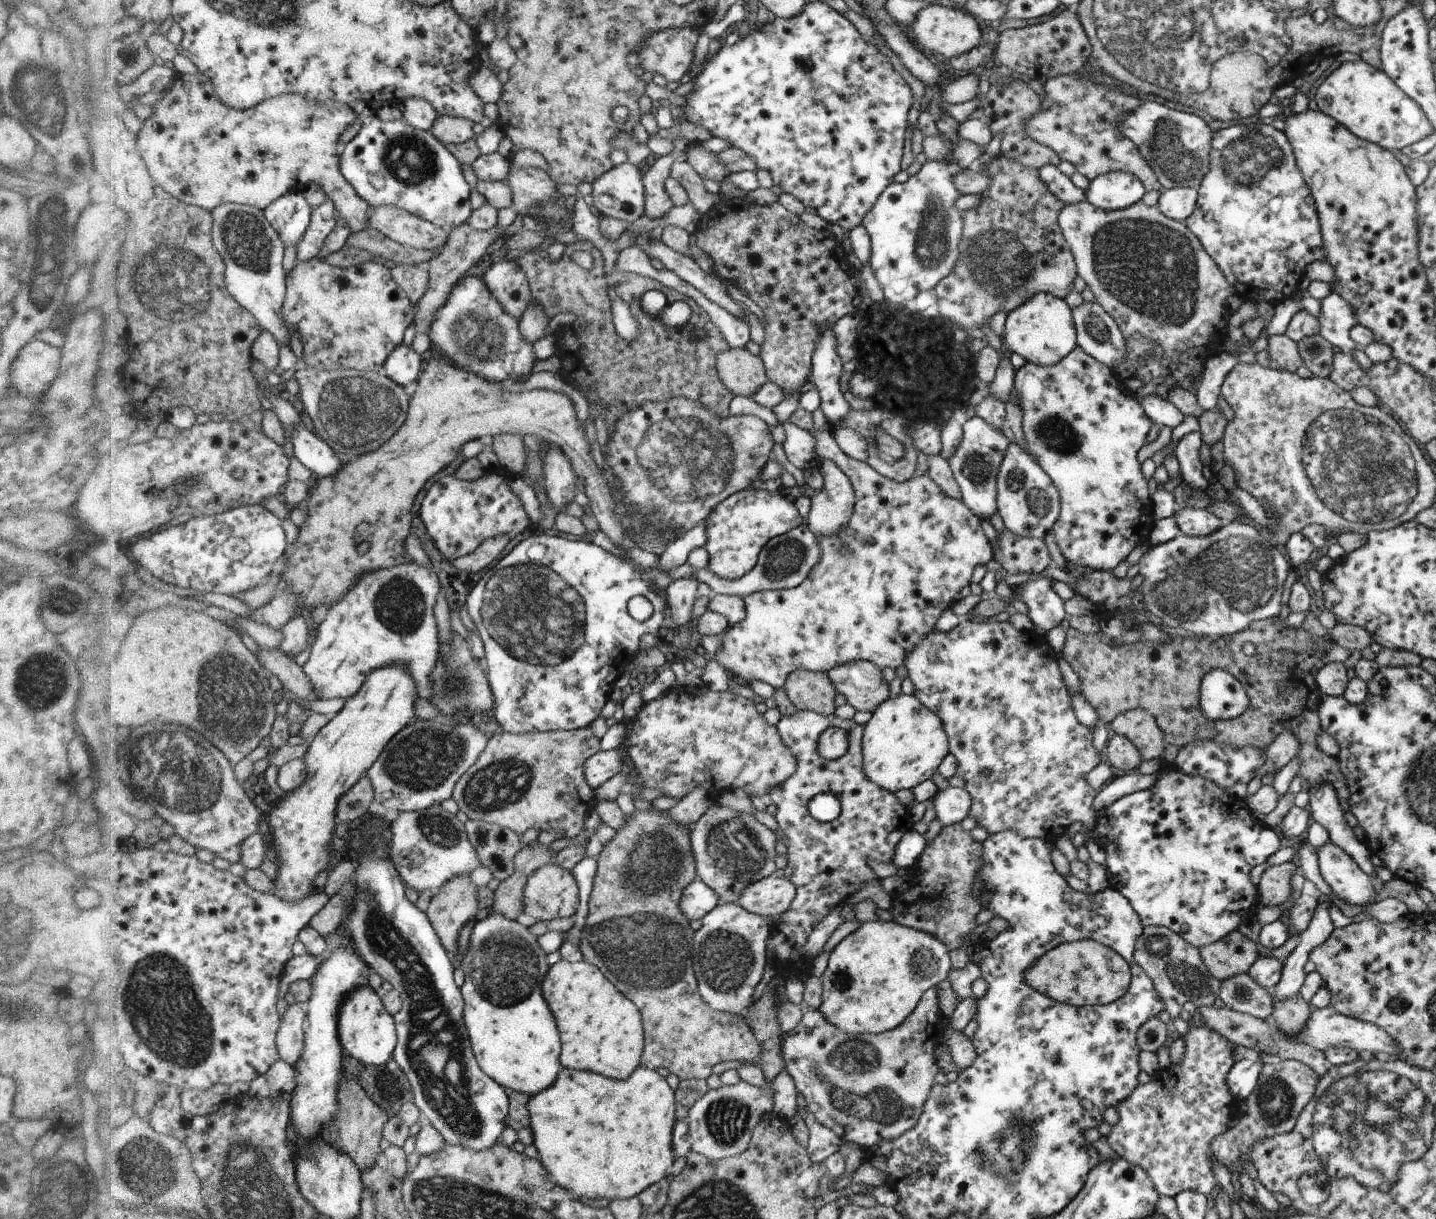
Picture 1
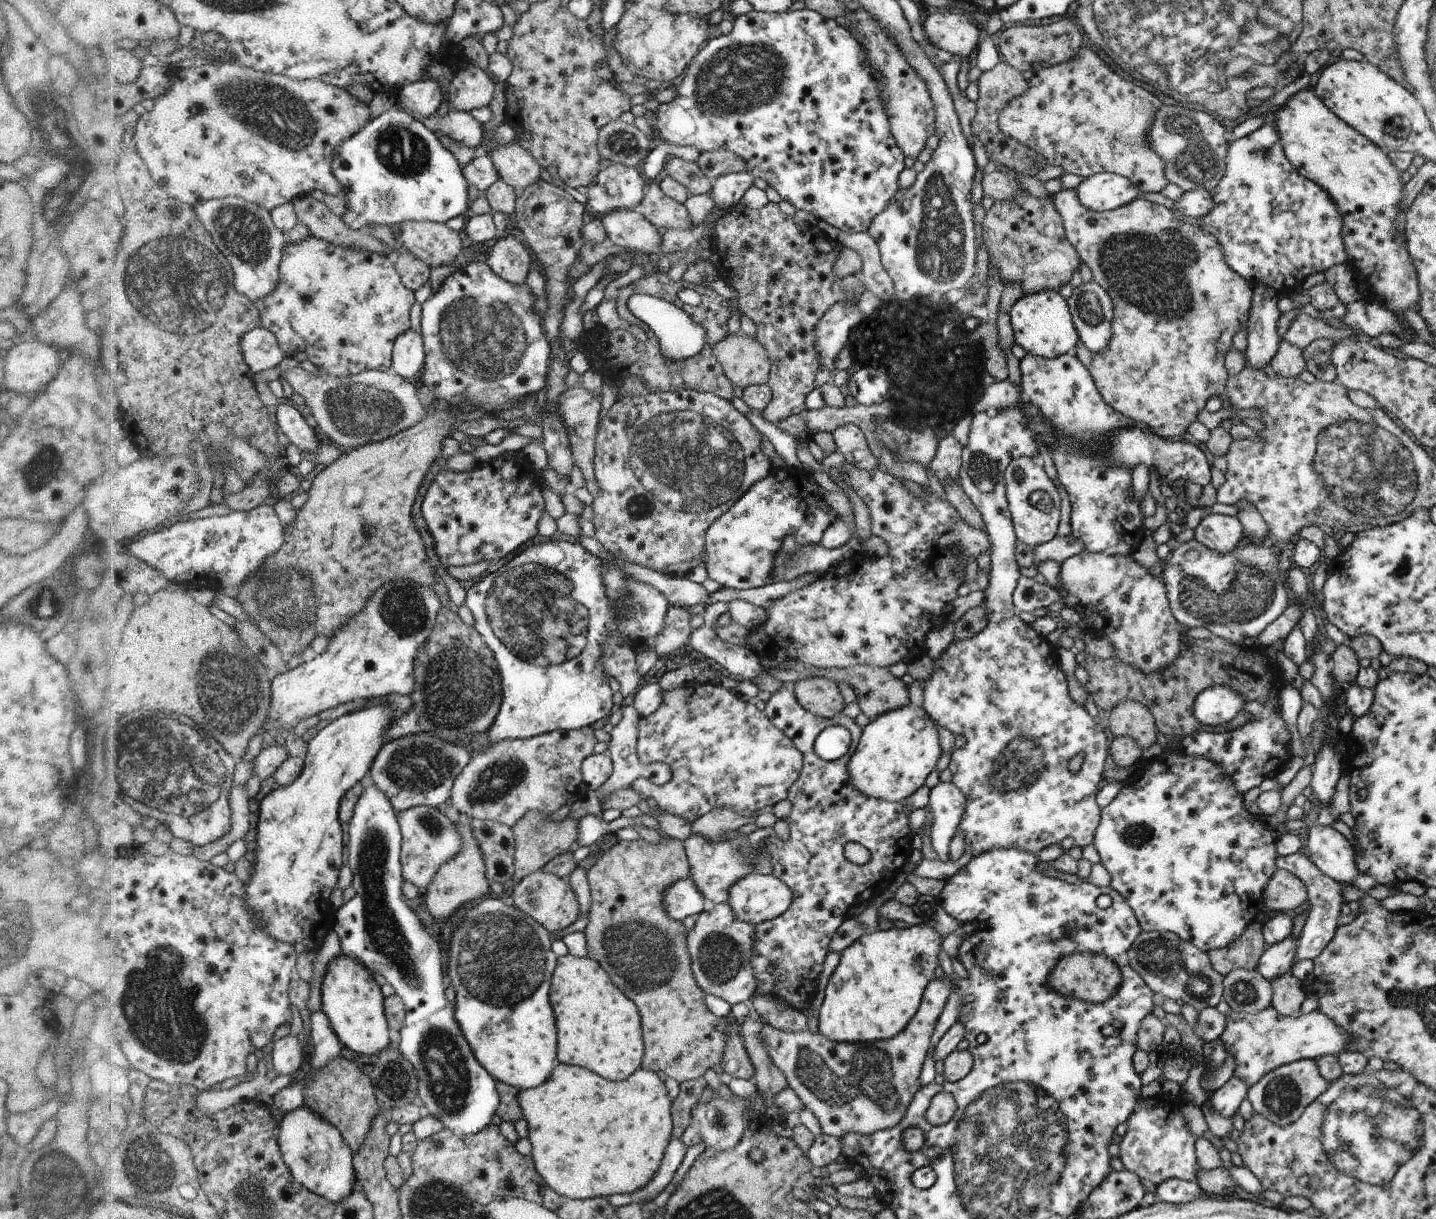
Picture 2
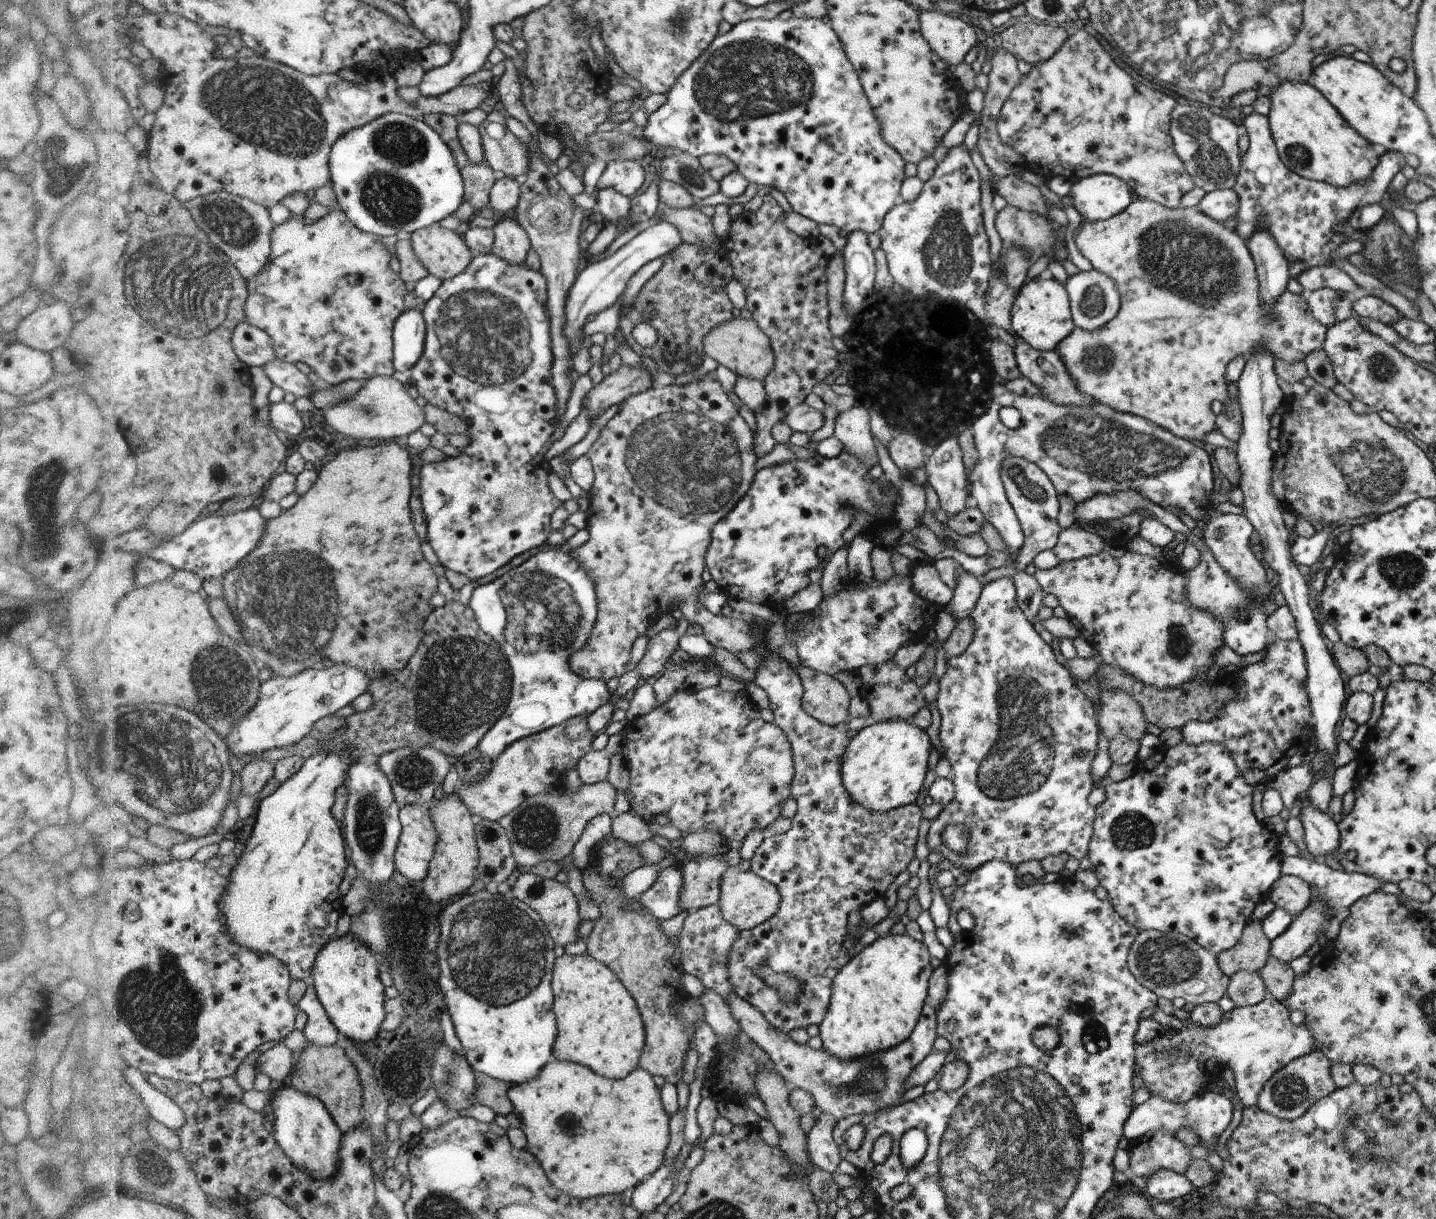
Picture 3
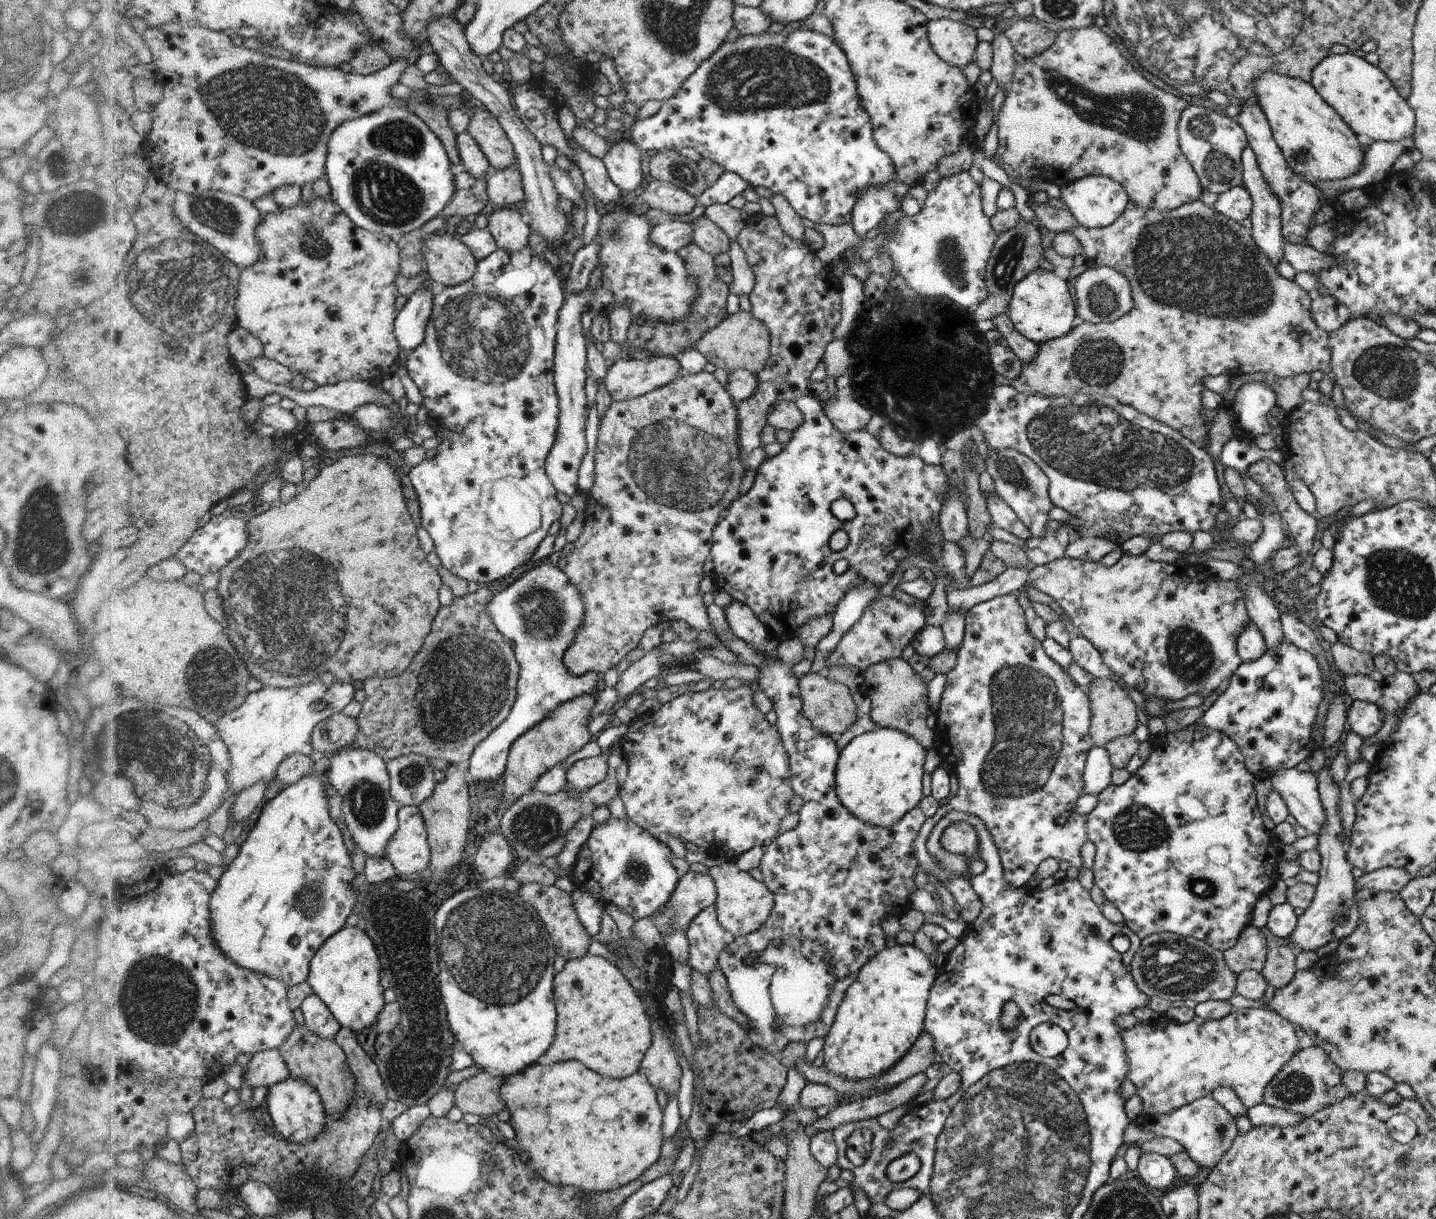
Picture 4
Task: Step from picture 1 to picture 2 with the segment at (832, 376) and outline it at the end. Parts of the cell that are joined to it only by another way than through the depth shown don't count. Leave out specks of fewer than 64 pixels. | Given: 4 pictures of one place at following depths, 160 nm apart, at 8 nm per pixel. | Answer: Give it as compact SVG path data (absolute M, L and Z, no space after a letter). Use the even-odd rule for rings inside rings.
M842 301L833 304L828 311L825 312L824 318L816 326L817 332L817 351L821 354L823 368L836 370L834 362L838 355L841 355L842 349L848 345L851 330L856 328L863 321L864 314L854 301Z

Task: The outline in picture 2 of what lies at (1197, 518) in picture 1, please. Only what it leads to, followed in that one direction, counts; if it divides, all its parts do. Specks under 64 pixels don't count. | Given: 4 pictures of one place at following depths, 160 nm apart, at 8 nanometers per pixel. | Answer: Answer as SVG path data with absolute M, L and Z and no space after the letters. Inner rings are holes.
M1212 512L1194 528L1194 538L1209 549L1225 555L1238 549L1247 537L1238 517Z

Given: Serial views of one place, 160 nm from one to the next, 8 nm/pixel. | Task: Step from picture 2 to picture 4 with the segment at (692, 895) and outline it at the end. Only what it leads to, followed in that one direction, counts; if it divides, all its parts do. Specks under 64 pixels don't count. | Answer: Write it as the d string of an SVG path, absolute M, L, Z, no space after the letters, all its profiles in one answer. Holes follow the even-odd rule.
M611 816L608 821L594 826L591 830L590 836L578 851L570 878L576 888L594 897L601 908L606 904L614 904L618 910L629 914L637 921L657 914L673 896L680 879L676 868L670 863L671 853L665 839L652 836L647 830L632 822L630 817L619 819Z

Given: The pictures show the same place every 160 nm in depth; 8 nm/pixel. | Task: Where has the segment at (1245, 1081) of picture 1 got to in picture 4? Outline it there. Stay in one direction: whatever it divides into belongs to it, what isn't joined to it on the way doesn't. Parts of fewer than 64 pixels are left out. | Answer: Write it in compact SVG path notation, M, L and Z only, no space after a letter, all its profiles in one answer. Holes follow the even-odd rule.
M1209 1096L1196 1099L1193 1103L1165 1115L1143 1117L1140 1123L1145 1129L1150 1129L1158 1136L1169 1136L1182 1144L1190 1160L1196 1162L1199 1170L1204 1172L1213 1169L1221 1162L1226 1151L1233 1146L1234 1139L1238 1136L1234 1118Z

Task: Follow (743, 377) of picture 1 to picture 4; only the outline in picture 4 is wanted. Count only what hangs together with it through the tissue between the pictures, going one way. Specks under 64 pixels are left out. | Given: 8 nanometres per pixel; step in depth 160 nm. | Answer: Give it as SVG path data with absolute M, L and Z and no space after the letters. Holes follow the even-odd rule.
M739 311L726 316L718 326L710 329L695 344L696 349L708 363L728 372L747 370L757 375L764 370L772 352L772 334L769 328L750 311Z

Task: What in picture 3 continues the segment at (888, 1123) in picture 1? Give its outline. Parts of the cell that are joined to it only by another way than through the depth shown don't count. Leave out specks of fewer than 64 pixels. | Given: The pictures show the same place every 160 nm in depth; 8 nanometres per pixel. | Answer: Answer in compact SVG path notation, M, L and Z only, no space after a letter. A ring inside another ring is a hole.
M945 963L934 969L932 979L929 980L929 996L925 1000L924 1014L913 1030L913 1034L904 1043L884 1052L880 1051L873 1056L863 1056L861 1059L851 1061L832 1056L824 1048L815 1050L808 1044L796 1044L789 1035L774 1028L749 1001L734 992L727 996L726 1002L742 1032L769 1053L775 1066L775 1072L785 1081L788 1080L795 1084L799 1089L811 1092L816 1106L820 1106L822 1112L832 1113L839 1121L850 1115L878 1114L880 1110L886 1111L888 1108L900 1104L906 1078L932 1053L934 1040L937 1040L936 1008L940 1008L941 1004L945 1002L948 982L948 965Z

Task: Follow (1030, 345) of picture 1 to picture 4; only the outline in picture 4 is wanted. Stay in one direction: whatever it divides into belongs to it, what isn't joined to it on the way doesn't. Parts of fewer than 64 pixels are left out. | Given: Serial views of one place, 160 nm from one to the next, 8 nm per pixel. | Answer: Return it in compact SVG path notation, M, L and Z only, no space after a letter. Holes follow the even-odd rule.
M1041 267L1029 272L1020 282L1016 283L1006 314L1022 336L1039 345L1072 331L1072 320L1076 316L1074 300L1070 298L1068 284L1060 280L1053 271Z

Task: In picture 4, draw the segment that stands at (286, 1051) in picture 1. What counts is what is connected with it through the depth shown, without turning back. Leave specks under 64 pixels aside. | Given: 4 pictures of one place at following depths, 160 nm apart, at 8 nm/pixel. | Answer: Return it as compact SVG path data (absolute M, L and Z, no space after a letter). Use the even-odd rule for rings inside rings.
M280 1049L258 1053L244 1069L243 1078L252 1088L270 1088L292 1076L289 1064Z

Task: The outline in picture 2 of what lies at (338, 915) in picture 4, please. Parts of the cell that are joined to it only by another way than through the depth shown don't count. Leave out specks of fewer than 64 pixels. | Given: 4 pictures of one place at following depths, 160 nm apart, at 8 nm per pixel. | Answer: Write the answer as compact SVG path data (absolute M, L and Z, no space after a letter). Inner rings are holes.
M377 706L357 710L352 714L335 720L327 727L324 727L317 734L317 736L310 741L308 754L306 757L307 763L305 769L303 770L302 776L300 776L294 784L272 791L263 799L261 803L260 819L257 826L256 836L258 847L254 852L255 863L252 864L254 872L249 880L249 883L247 884L248 906L253 910L253 914L259 917L259 920L262 922L261 926L268 933L276 937L279 941L294 945L297 948L299 958L303 954L320 954L325 936L328 932L332 932L332 930L310 930L310 928L322 928L324 924L322 924L322 920L318 920L318 918L320 918L320 914L322 914L322 912L332 912L335 910L330 903L330 898L332 898L332 894L334 894L334 890L336 890L336 886L338 886L338 882L340 882L340 872L342 872L342 868L344 868L344 864L346 864L346 862L344 862L344 846L346 846L346 842L344 842L344 826L342 826L341 820L342 801L345 799L345 796L349 794L349 790L354 788L354 784L363 782L367 779L368 772L372 768L373 760L379 754L382 746L384 746L383 741L385 732L389 730L390 726L392 726L393 720L396 719L394 716L395 713L396 712L392 711L390 707Z

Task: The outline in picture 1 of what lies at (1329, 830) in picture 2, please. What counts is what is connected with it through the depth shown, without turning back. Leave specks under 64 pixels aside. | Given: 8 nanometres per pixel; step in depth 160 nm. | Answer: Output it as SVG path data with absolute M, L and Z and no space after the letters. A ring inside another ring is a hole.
M1332 841L1317 848L1319 871L1338 898L1348 904L1377 902L1372 878L1358 863Z

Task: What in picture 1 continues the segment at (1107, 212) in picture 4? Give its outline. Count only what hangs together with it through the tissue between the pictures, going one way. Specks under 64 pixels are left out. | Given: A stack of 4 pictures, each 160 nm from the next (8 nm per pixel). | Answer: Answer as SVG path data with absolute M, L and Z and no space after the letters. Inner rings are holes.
M1114 171L1092 179L1084 192L1090 204L1105 211L1115 211L1136 204L1145 191L1145 185L1137 176Z

